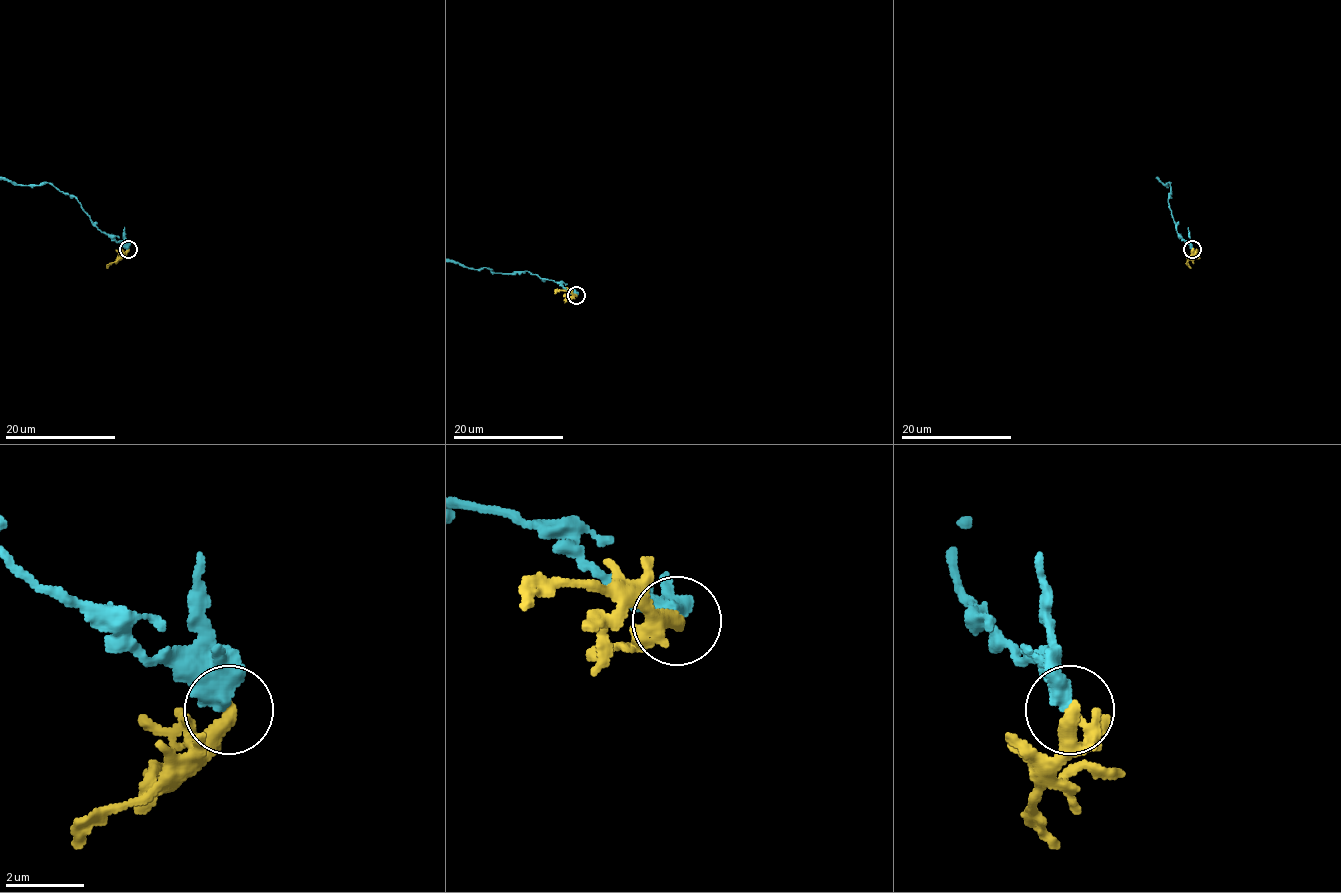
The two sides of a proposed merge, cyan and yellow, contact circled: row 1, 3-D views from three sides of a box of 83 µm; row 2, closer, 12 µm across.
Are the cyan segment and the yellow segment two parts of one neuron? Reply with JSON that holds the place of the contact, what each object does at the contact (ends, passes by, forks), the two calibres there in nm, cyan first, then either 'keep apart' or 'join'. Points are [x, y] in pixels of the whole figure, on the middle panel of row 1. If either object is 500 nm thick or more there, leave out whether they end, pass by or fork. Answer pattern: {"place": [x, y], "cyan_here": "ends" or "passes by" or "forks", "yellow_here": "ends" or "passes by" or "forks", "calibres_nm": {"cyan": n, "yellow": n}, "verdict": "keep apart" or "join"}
{"place": [576, 295], "calibres_nm": {"cyan": 550, "yellow": 420}, "verdict": "keep apart"}

